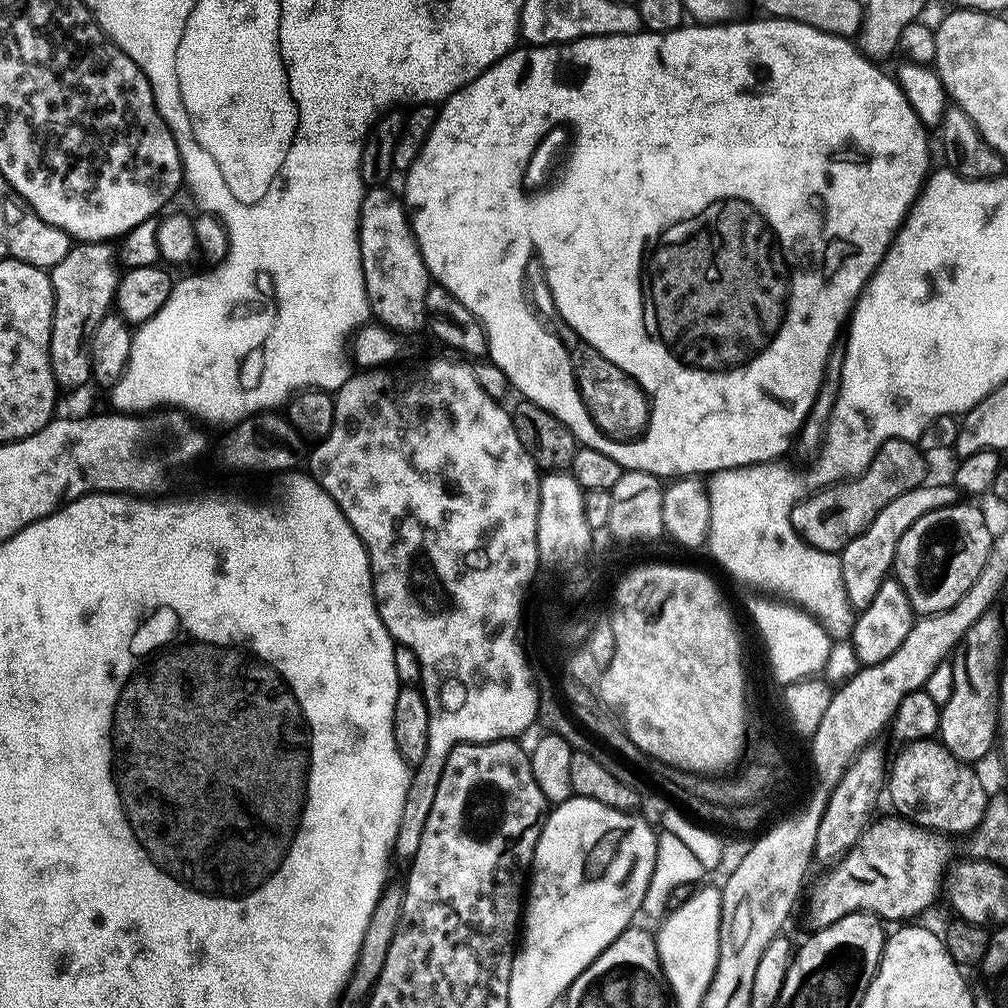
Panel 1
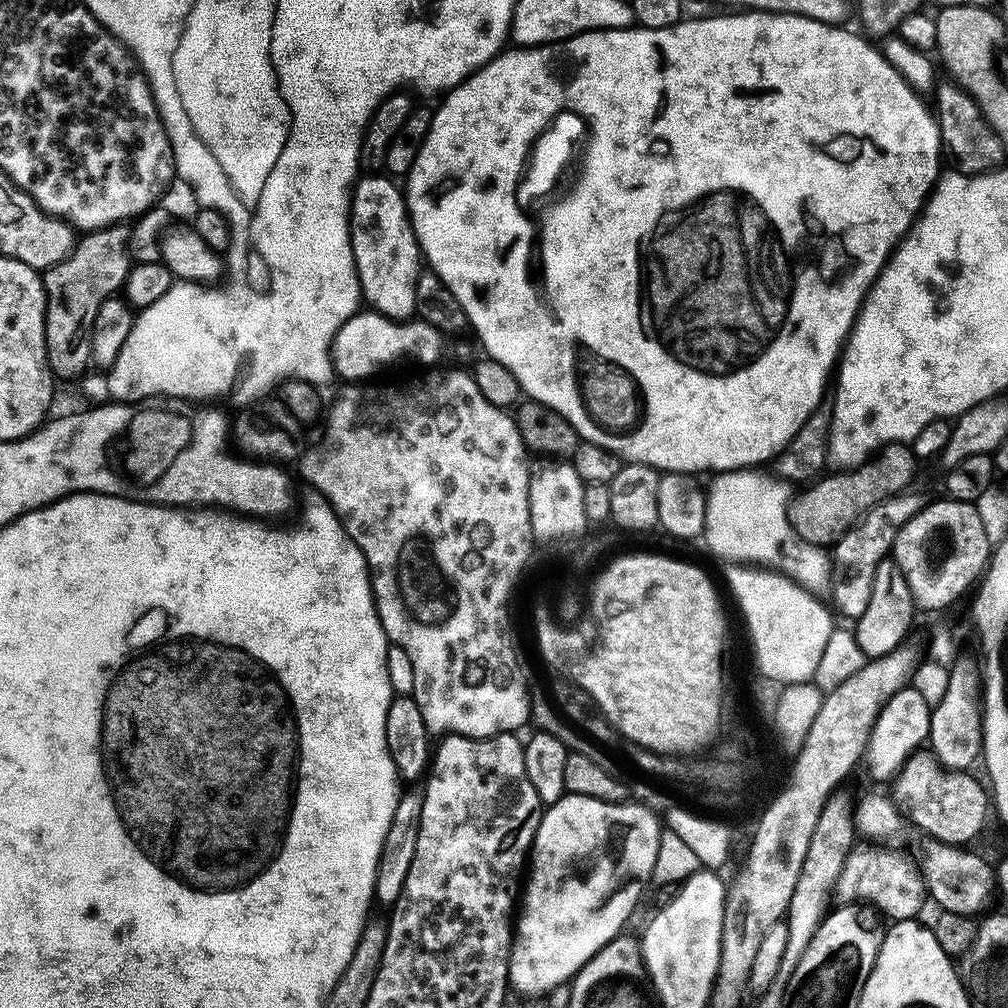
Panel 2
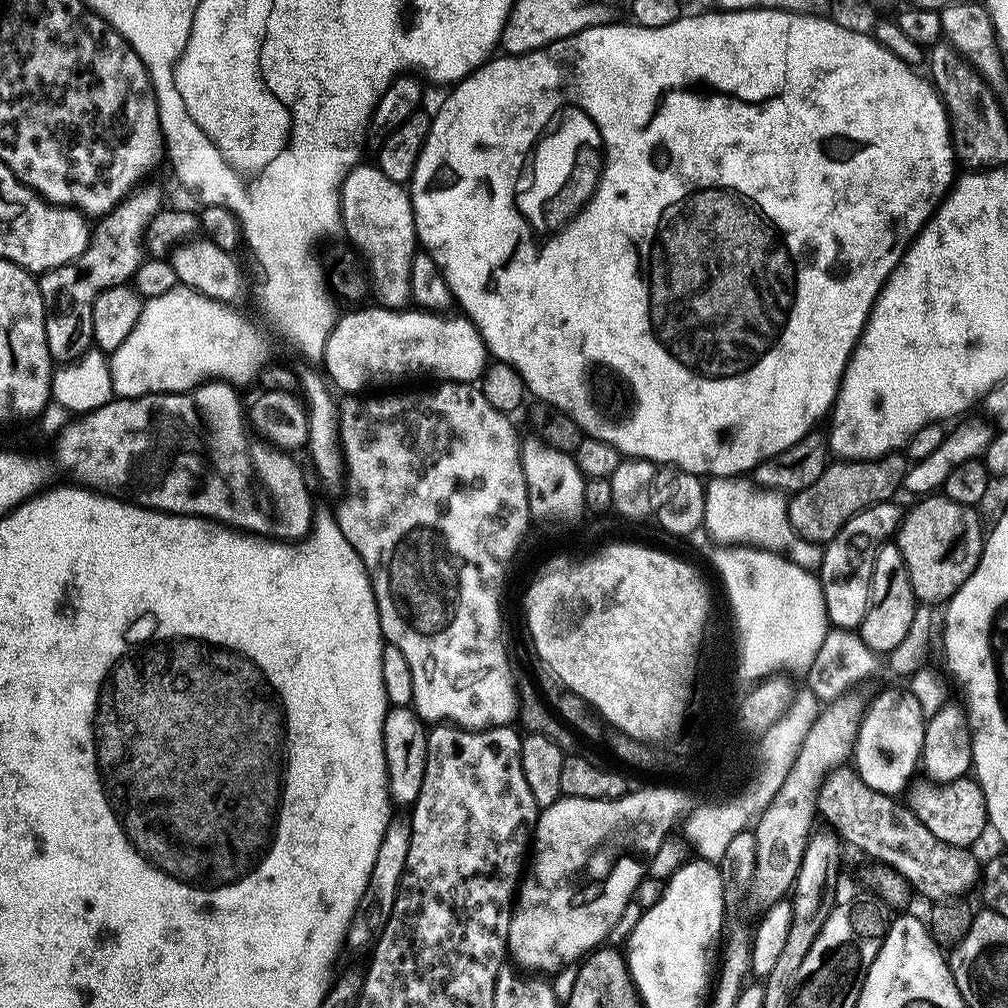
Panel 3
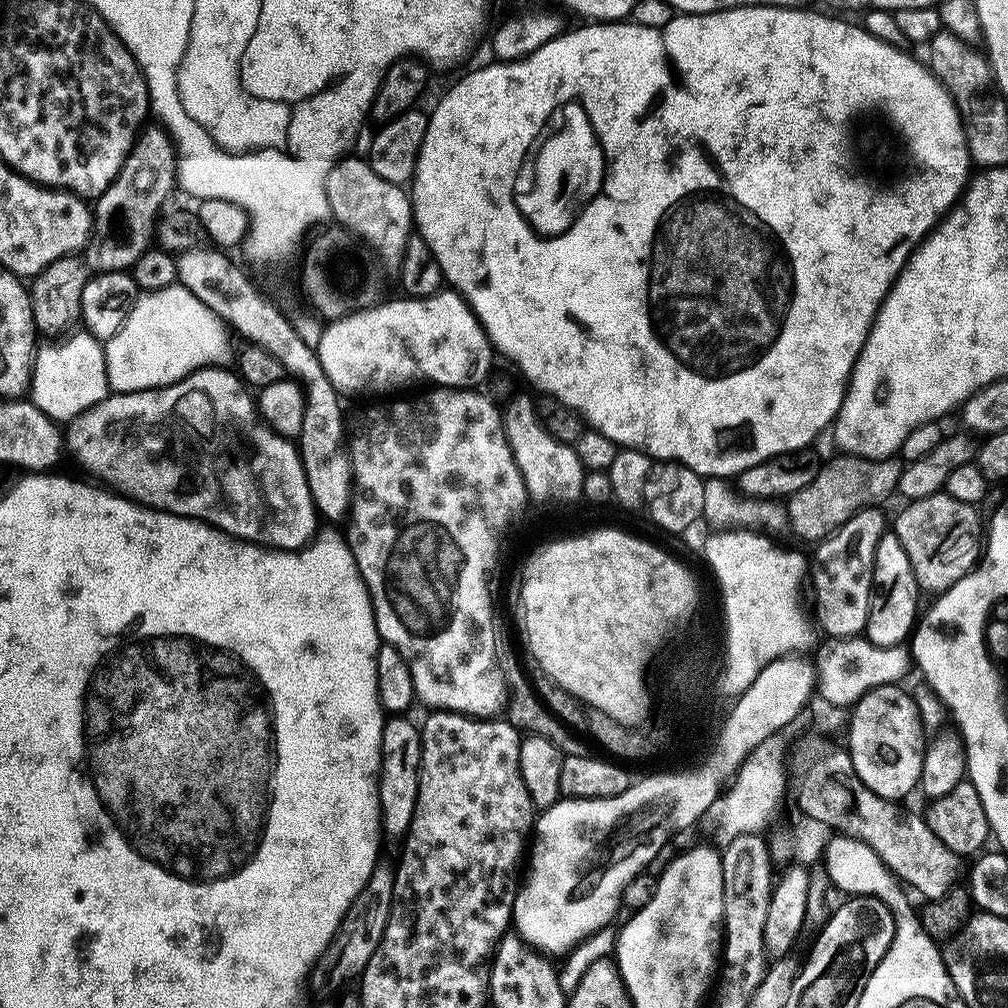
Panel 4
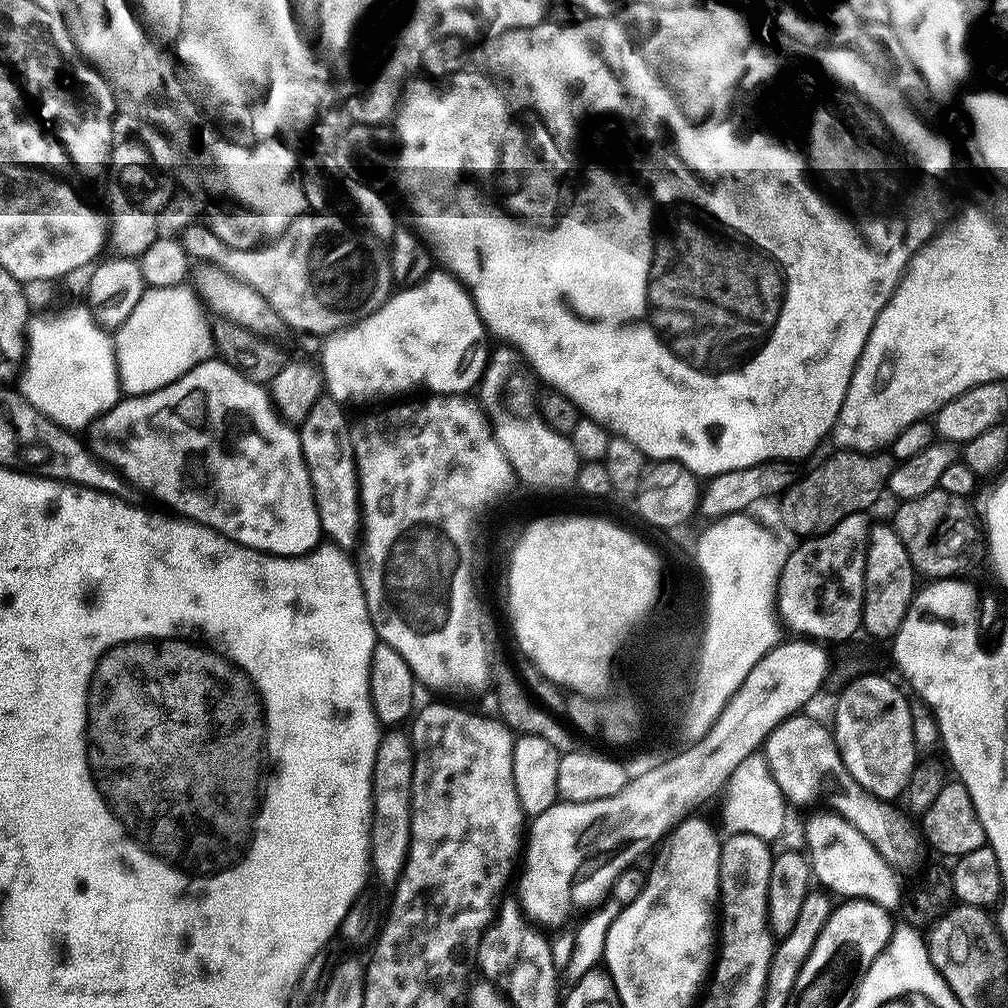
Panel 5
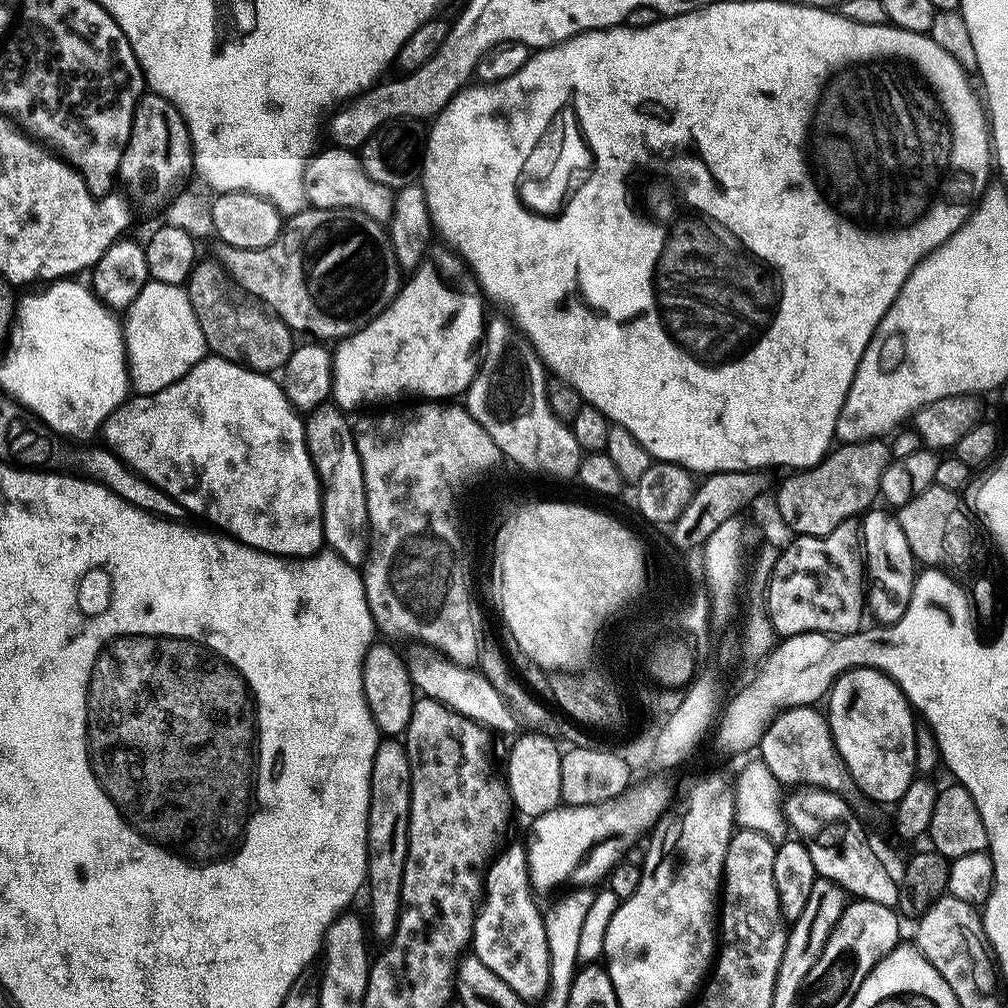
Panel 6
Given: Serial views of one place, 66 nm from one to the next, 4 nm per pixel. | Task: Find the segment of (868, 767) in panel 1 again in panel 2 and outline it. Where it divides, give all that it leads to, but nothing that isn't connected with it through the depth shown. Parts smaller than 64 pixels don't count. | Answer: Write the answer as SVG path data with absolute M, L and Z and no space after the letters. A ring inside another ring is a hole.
M835 791L828 797L828 802L823 808L822 814L819 815L818 823L814 828L814 834L811 835L810 850L807 851L808 857L803 860L803 870L799 874L798 885L795 886L791 902L788 904L786 913L788 934L785 953L782 954L781 965L778 966L774 982L763 993L766 997L772 998L772 1002L779 1002L781 1005L784 1005L785 988L793 976L794 970L797 969L798 962L801 961L806 946L813 940L813 934L816 932L817 926L826 914L828 894L830 898L830 893L833 891L836 881L841 874L848 853L855 843L856 806L854 800L852 802L851 796L842 791Z

